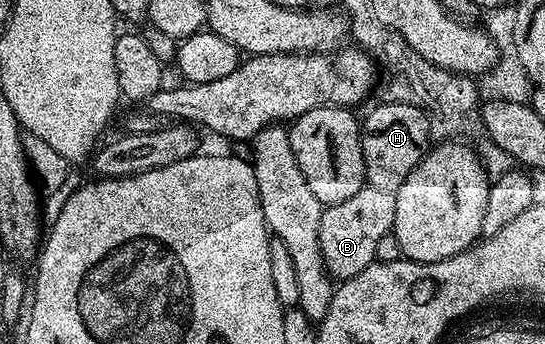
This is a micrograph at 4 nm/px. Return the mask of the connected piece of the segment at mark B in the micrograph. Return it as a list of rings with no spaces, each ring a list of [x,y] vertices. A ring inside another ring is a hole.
[[[365,185],[349,201],[324,206],[321,217],[321,253],[332,280],[342,281],[357,277],[361,269],[375,262],[381,237],[392,234],[397,205],[392,192]]]

